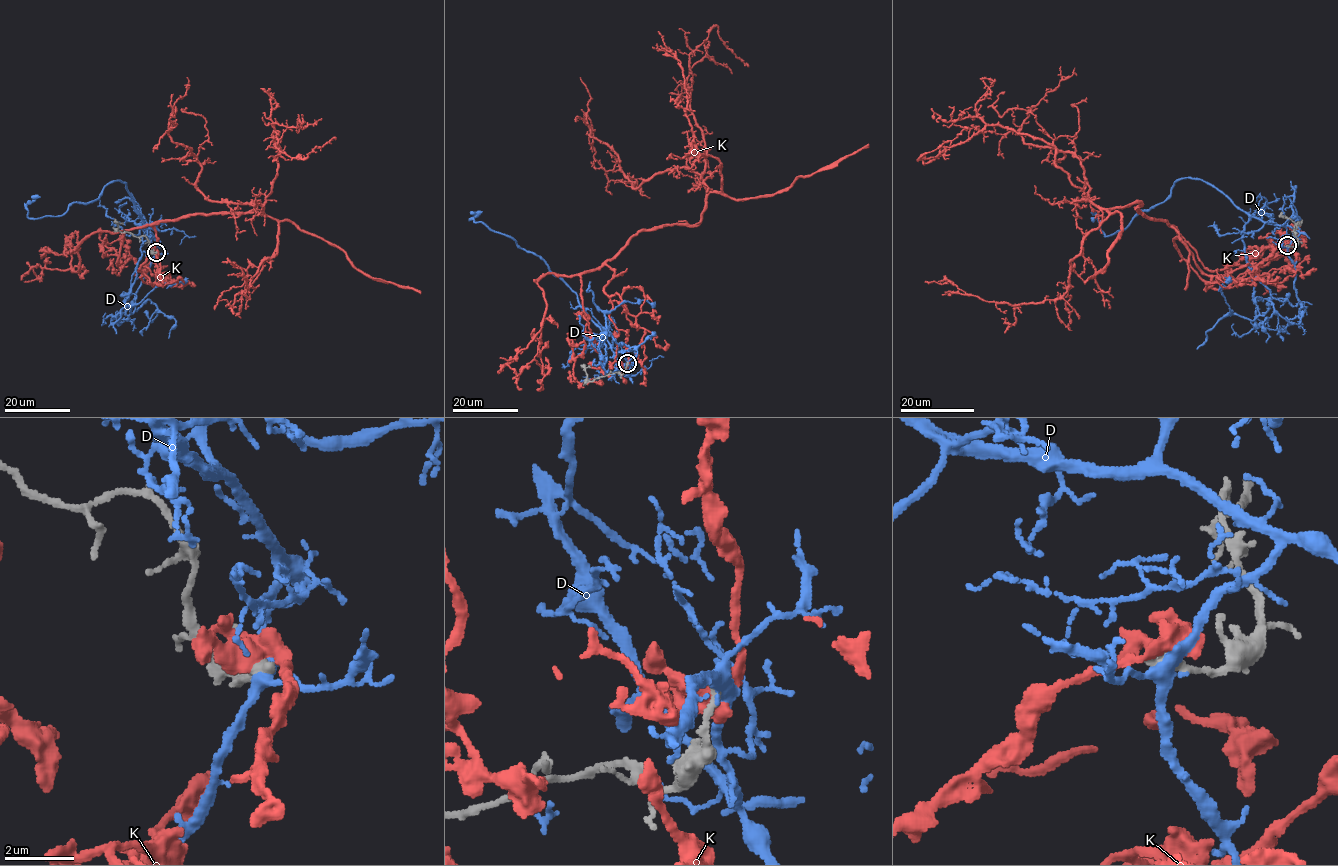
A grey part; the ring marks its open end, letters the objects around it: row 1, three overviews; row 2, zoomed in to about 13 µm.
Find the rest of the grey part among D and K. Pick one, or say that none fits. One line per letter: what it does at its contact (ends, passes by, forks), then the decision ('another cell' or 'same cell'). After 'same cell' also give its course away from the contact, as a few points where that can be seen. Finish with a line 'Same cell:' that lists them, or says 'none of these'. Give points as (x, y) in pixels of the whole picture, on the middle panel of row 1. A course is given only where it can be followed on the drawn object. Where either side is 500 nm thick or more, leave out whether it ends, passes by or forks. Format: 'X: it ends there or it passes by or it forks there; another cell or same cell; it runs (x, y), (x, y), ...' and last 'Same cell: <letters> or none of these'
D: it forks there; another cell
K: it forks there; another cell
Same cell: none of these

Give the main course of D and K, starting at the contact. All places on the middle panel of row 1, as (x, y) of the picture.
D: (627, 364), (629, 374), (576, 294), (537, 255), (521, 249), (508, 236), (471, 219), (482, 211)
K: (626, 364), (606, 264), (641, 231), (694, 225), (705, 207), (689, 55), (716, 26), (749, 66)

